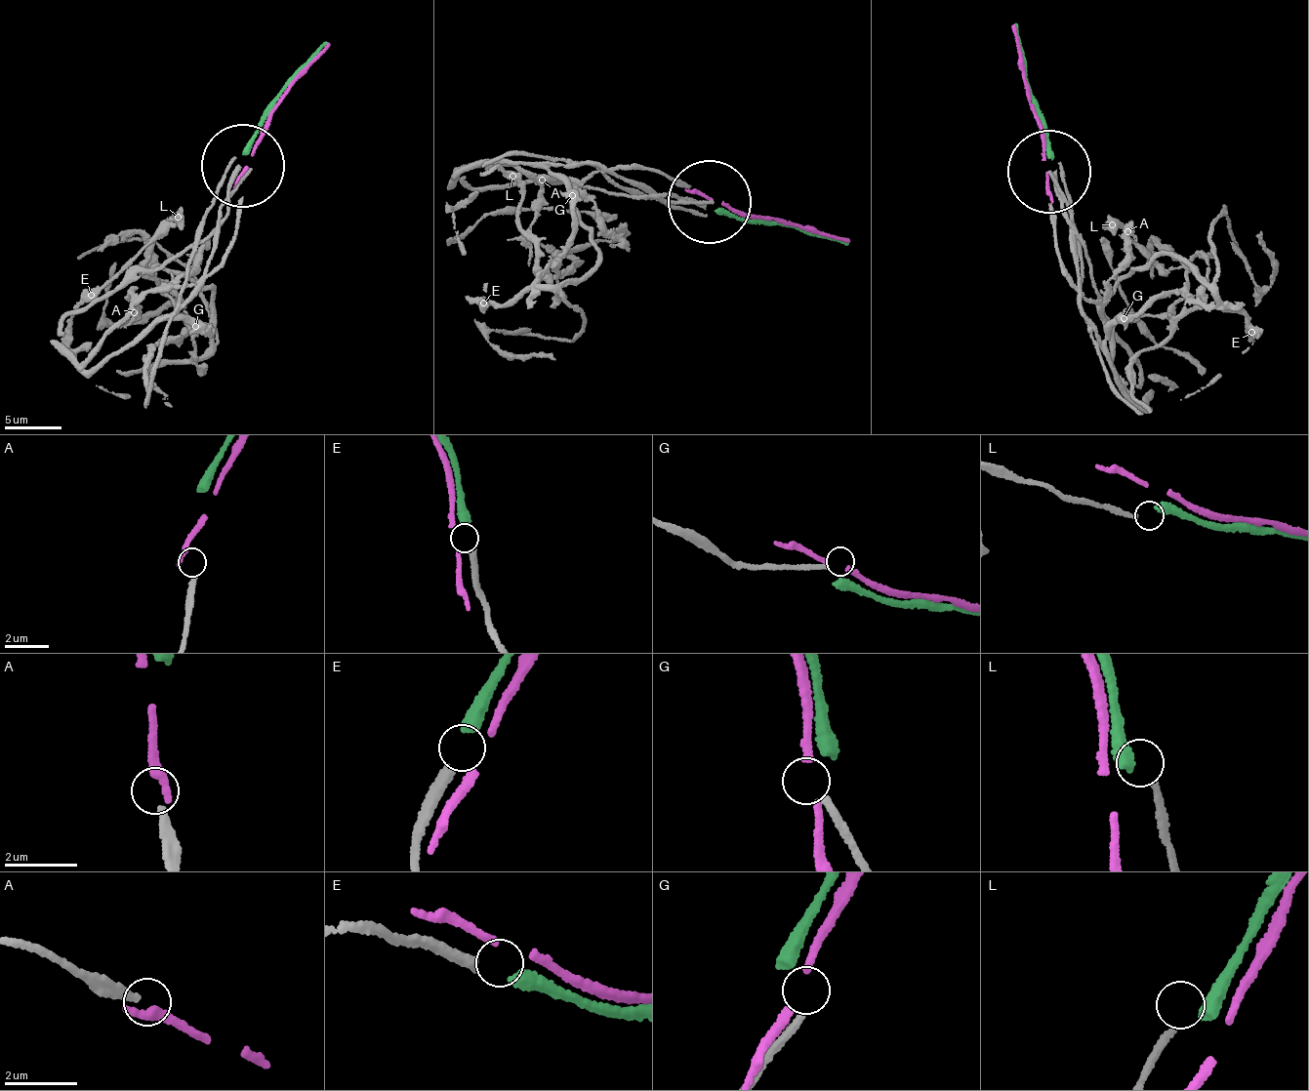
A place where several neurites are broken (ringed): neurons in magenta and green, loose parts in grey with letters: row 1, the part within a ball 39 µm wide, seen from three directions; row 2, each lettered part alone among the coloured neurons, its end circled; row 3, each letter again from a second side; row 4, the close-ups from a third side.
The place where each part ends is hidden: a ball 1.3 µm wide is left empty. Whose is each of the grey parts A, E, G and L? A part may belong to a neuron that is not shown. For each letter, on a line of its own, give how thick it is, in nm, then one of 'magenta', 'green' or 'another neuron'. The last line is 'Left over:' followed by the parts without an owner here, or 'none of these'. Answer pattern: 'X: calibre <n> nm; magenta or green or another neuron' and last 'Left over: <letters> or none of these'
A: calibre 240 nm; another neuron
E: calibre 320 nm; green
G: calibre 200 nm; another neuron
L: calibre 190 nm; another neuron
Left over: A, G, L

